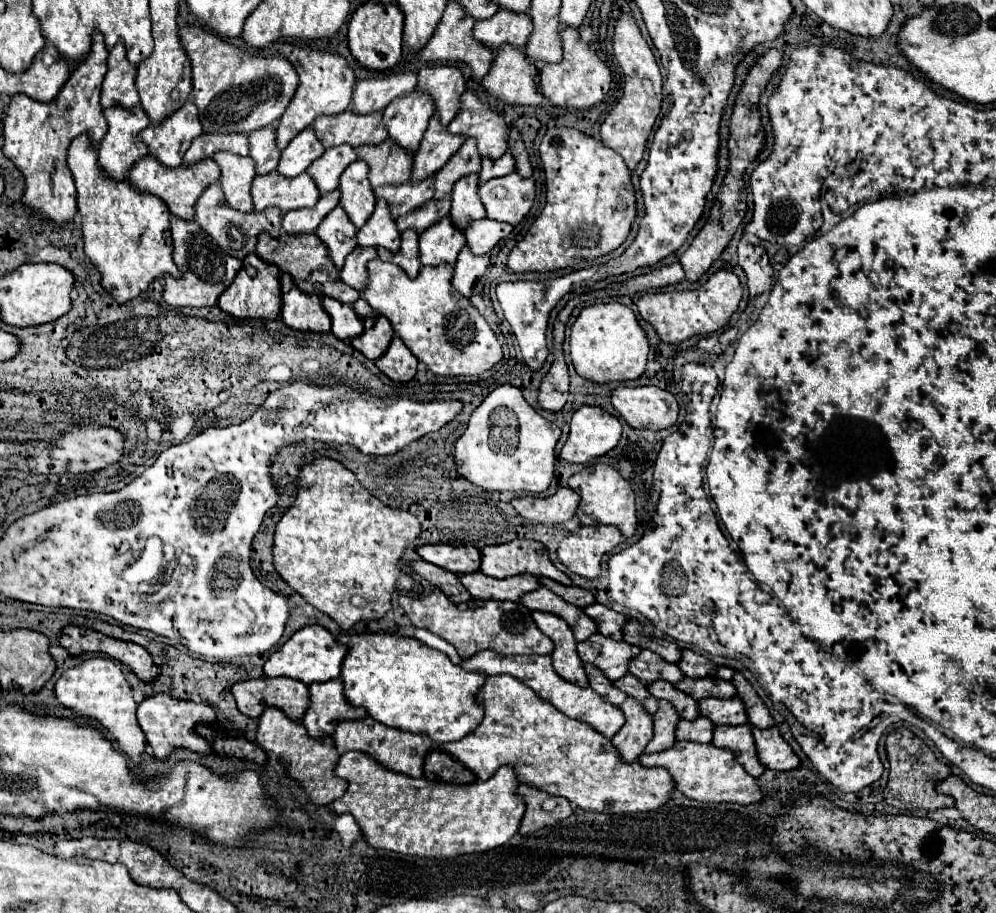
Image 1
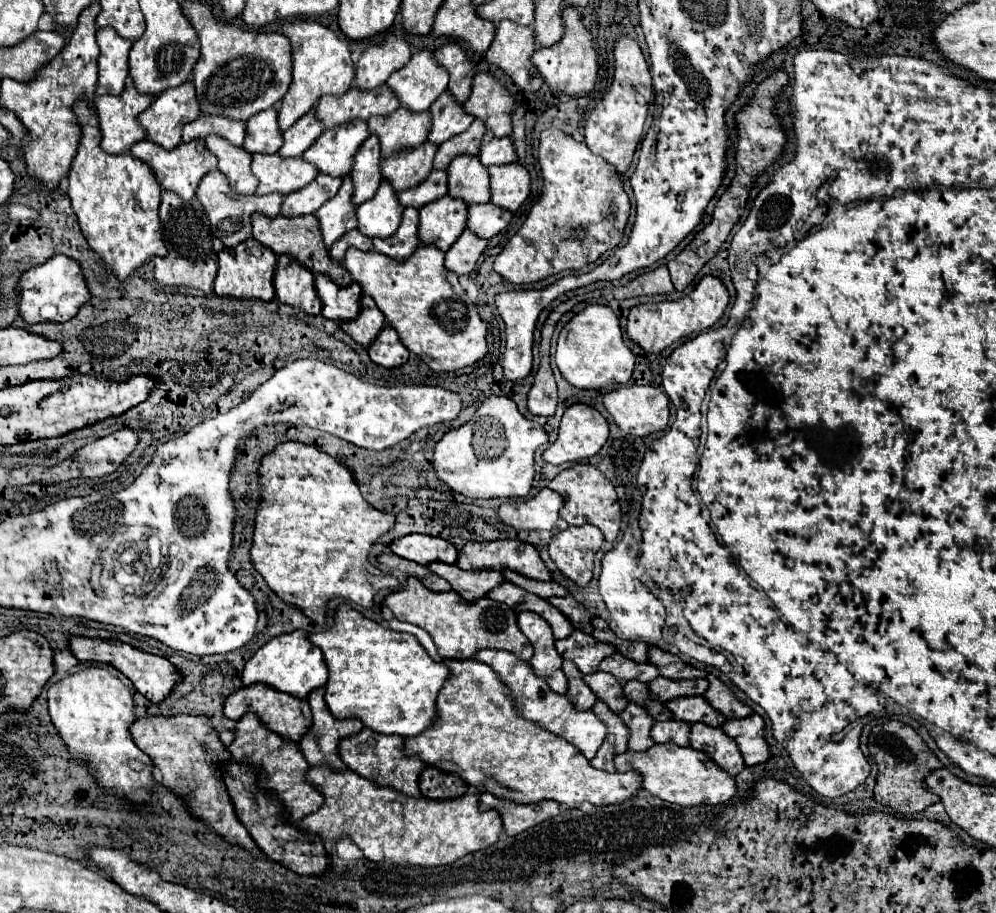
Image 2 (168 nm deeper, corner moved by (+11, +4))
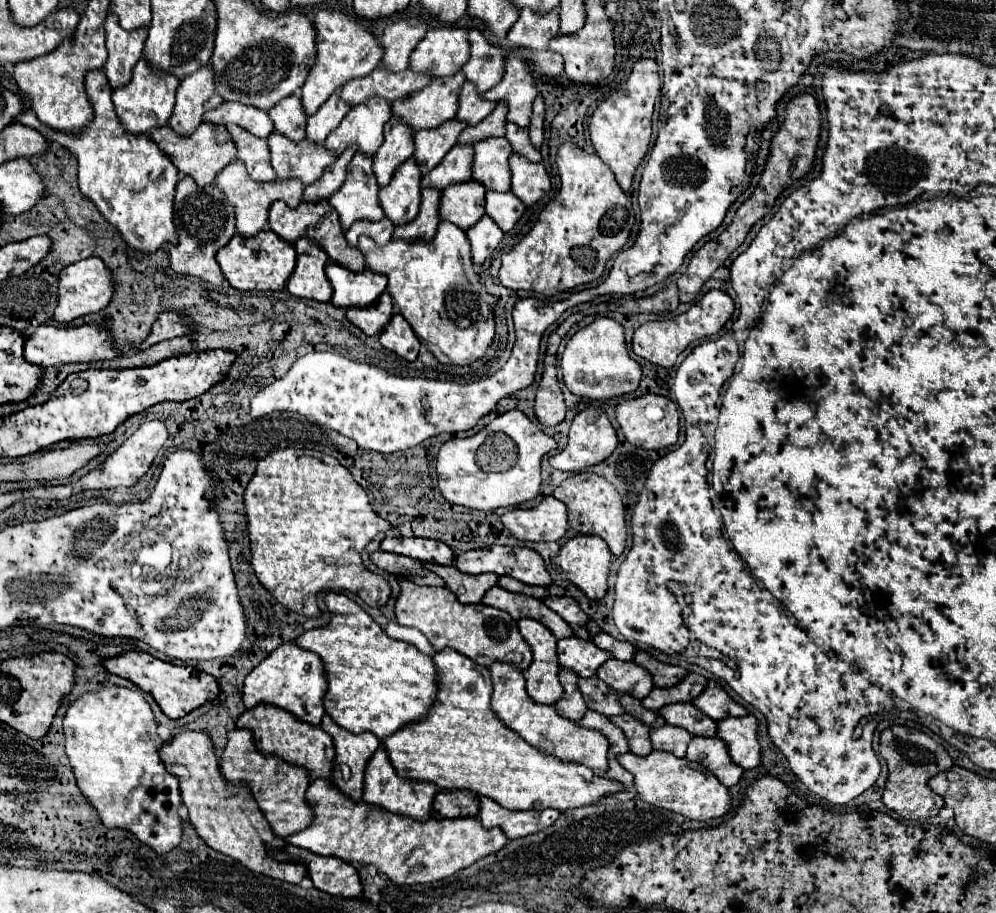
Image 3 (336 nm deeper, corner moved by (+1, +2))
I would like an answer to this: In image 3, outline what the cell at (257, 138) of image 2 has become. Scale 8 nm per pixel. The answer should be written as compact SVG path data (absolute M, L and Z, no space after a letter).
M292 95L282 99L278 105L274 105L268 111L272 123L274 123L274 131L282 133L284 137L288 137L290 141L298 143L304 139L304 129L306 129L306 113L302 109L300 97Z

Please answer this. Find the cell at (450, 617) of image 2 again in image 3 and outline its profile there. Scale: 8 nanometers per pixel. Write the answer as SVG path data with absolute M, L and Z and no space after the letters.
M402 579L400 587L402 591L396 599L396 621L420 629L438 651L450 647L484 667L490 667L494 661L510 661L522 671L530 667L532 649L520 635L518 621L506 611L482 603L464 605L446 587L420 587L408 579Z

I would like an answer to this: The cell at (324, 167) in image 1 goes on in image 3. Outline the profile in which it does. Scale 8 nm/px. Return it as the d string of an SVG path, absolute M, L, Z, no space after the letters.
M368 101L366 105L358 105L358 109L348 111L338 129L326 137L324 145L336 155L350 145L356 145L360 153L372 157L384 141L382 127L390 117L390 105L386 105L386 101Z

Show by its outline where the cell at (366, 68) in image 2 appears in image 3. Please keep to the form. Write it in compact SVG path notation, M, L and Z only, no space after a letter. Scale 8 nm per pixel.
M418 19L396 21L388 25L380 37L384 49L380 67L392 73L404 71L408 67L410 53L416 49L416 45L422 41L424 35L426 35L426 25Z

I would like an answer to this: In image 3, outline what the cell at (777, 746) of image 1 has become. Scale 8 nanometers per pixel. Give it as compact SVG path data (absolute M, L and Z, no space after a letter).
M754 715L746 717L726 717L718 721L718 737L726 741L730 757L742 765L742 769L754 769L762 761L762 749L758 745L758 719Z

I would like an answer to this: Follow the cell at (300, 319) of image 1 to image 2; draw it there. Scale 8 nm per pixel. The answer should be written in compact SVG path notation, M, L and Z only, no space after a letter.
M290 255L278 257L278 267L274 275L276 297L296 309L302 309L310 315L318 315L322 309L320 297L314 289L314 275L302 263Z

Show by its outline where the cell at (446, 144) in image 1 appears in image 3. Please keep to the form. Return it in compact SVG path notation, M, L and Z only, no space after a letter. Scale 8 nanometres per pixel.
M466 81L460 89L456 121L462 121L462 123L474 127L474 125L478 125L478 121L488 117L494 111L494 107L496 107L496 103L482 99L482 95L476 93L476 87Z

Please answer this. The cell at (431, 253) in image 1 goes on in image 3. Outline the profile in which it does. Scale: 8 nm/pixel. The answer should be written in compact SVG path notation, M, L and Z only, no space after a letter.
M466 181L442 191L440 197L440 221L450 221L462 231L470 229L484 215L486 189L478 181Z

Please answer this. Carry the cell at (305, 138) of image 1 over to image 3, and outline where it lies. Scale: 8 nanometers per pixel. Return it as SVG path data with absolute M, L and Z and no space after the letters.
M332 93L330 99L308 119L306 123L306 141L308 143L324 143L324 139L334 131L344 115L350 111L350 107L344 105L344 101L338 97L338 93Z

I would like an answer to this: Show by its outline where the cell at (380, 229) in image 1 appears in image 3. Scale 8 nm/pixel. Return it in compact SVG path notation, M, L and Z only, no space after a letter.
M410 157L396 169L392 181L380 189L380 207L394 225L406 225L418 215L420 179L418 165L414 165L414 159Z

